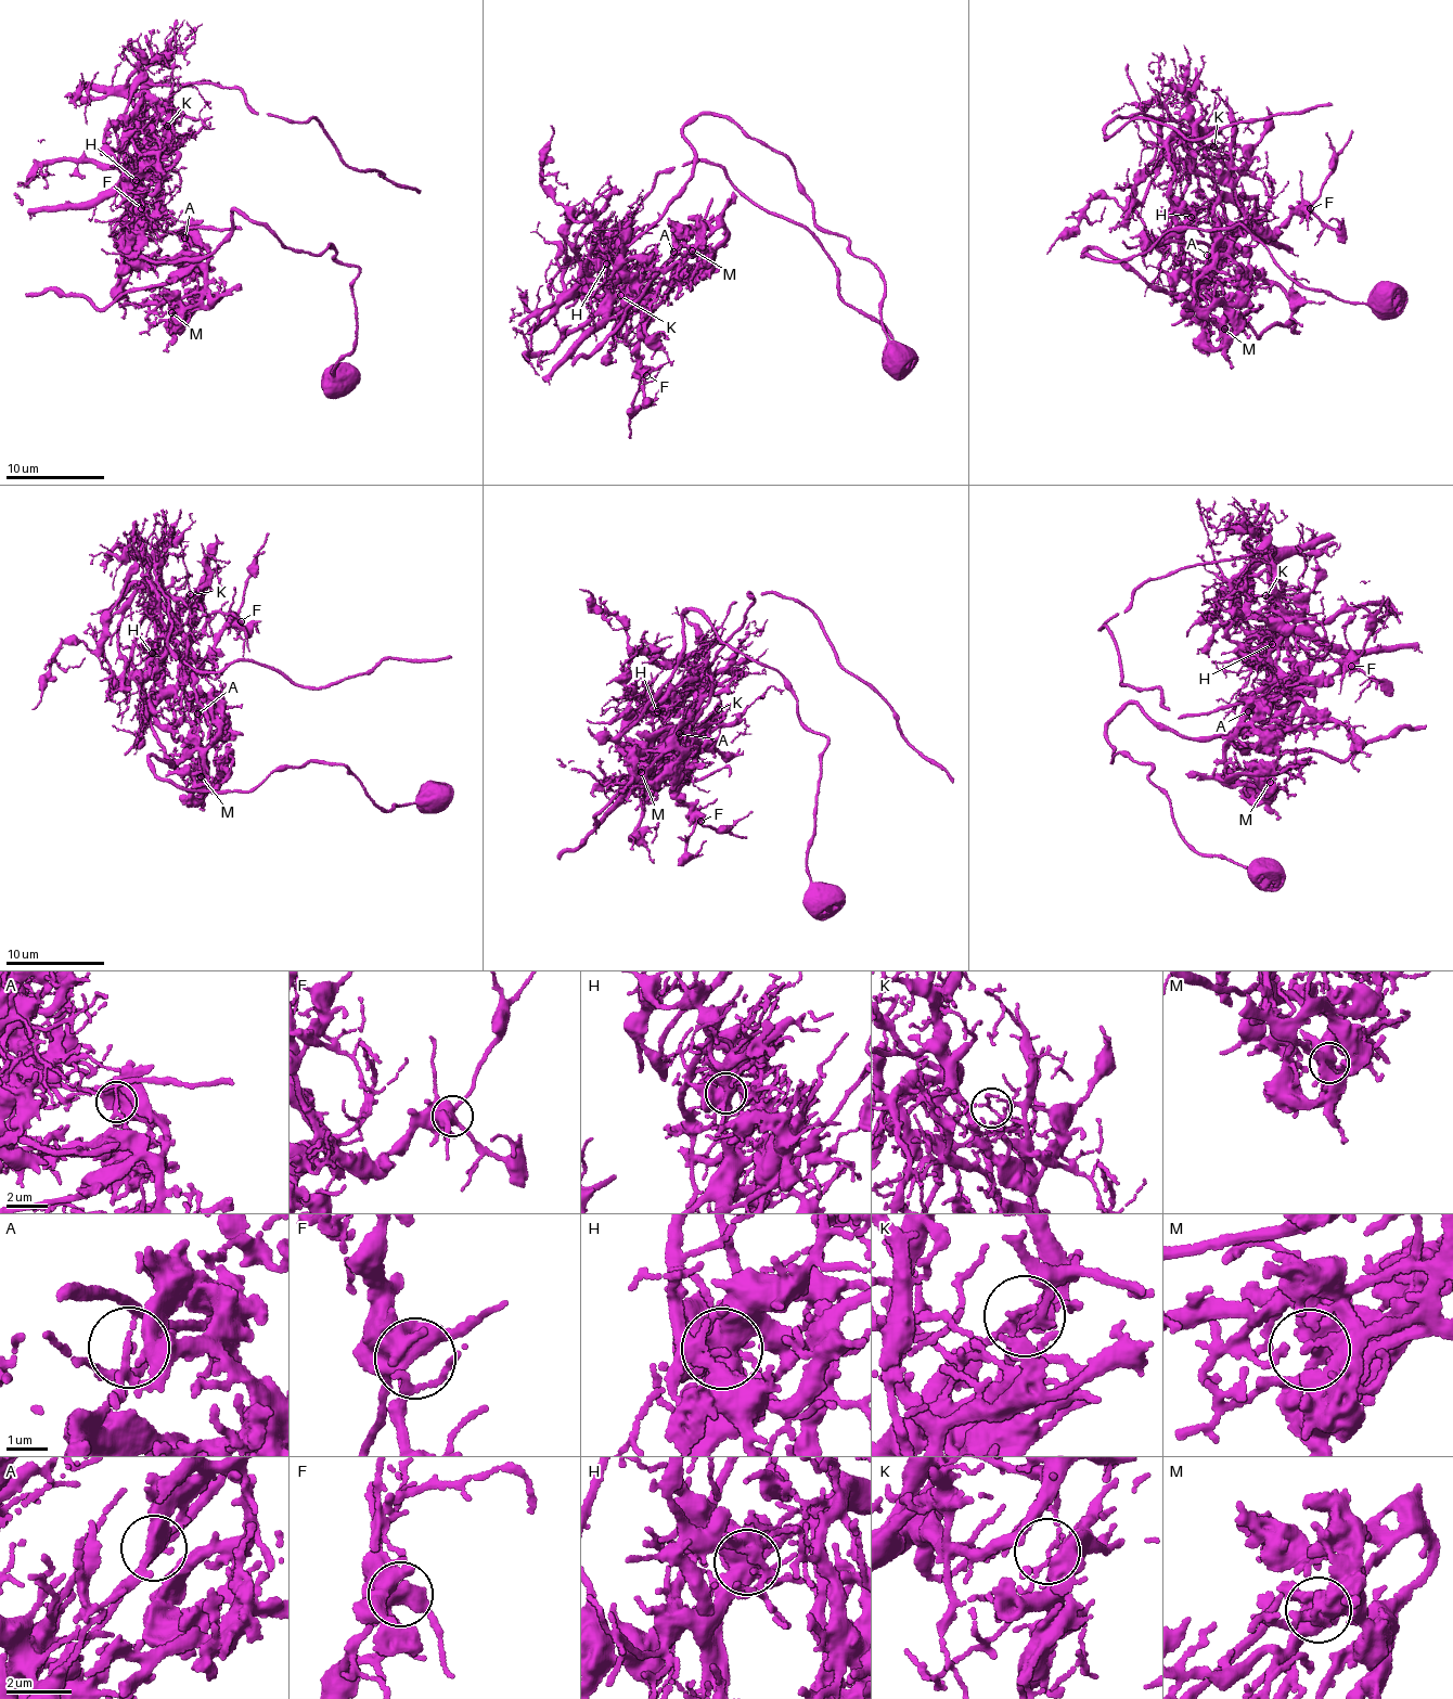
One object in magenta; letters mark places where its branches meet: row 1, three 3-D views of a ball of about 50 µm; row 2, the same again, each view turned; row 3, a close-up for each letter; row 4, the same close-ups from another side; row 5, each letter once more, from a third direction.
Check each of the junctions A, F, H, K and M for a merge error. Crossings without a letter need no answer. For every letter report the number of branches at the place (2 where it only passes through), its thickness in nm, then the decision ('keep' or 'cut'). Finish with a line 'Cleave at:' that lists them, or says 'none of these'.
A: 3 | 130 nm | cut
F: 6 | 550 nm | keep
H: 9 | 650 nm | cut
K: 3 | 100 nm | cut
M: 4 | 480 nm | keep
Cleave at: A, H, K

